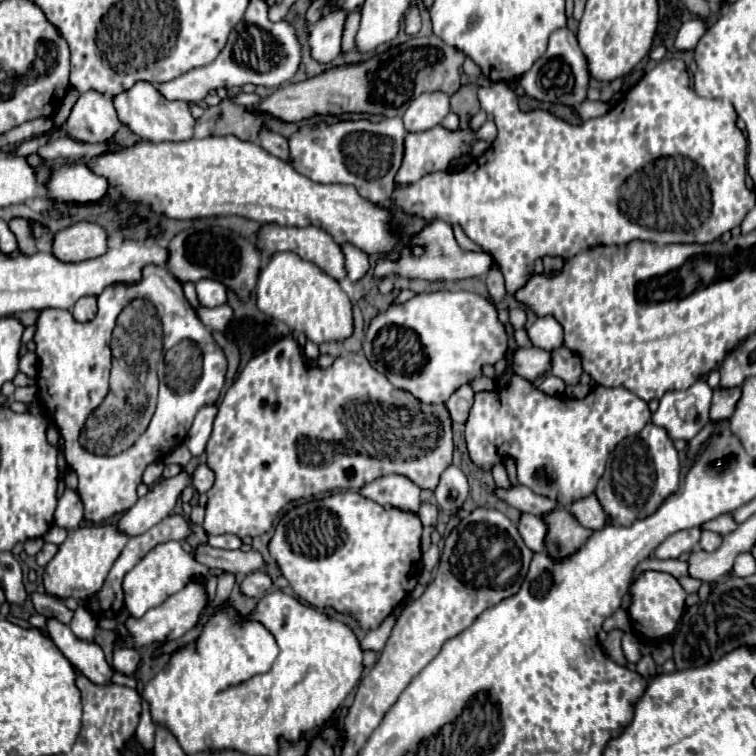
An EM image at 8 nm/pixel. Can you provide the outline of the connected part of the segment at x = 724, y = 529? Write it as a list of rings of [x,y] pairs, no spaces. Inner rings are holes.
[[[720,516],[720,518],[714,518],[714,520],[708,520],[706,524],[702,524],[702,530],[712,530],[712,532],[718,532],[718,534],[730,534],[732,530],[736,530],[737,523],[730,518],[730,516]]]

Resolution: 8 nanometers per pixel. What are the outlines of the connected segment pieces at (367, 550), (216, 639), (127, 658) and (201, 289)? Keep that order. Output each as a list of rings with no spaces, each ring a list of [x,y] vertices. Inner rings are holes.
[[[346,490],[284,514],[268,548],[296,596],[318,610],[334,608],[350,614],[362,630],[374,630],[418,582],[420,536],[418,514],[386,510],[358,492]]]
[[[224,602],[222,608],[204,624],[194,644],[204,666],[210,668],[216,690],[226,690],[228,686],[242,684],[256,674],[268,672],[280,652],[274,636],[264,624],[258,624],[256,620],[242,620],[242,616],[228,602]]]
[[[116,642],[116,646],[114,646],[114,670],[116,672],[132,676],[136,672],[136,668],[138,668],[138,662],[140,662],[138,650],[122,646],[122,644]]]
[[[198,280],[196,284],[196,294],[198,294],[198,300],[202,306],[208,306],[208,308],[214,308],[214,306],[220,306],[220,304],[226,304],[226,286],[220,284],[218,280]]]

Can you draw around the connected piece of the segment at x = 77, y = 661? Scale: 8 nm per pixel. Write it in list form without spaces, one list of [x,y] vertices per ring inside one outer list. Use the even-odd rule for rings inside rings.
[[[54,618],[48,620],[46,630],[50,632],[52,642],[76,666],[78,672],[82,672],[86,678],[90,678],[96,684],[108,684],[110,682],[112,668],[106,664],[106,658],[104,658],[102,648],[98,644],[78,640],[66,624],[60,624]]]

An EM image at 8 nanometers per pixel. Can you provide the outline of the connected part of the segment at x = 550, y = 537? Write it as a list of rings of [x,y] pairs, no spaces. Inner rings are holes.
[[[562,506],[542,516],[542,520],[548,526],[544,546],[552,560],[564,560],[566,556],[572,556],[590,538],[592,532],[590,528],[582,528],[582,524],[570,516],[570,510]]]

